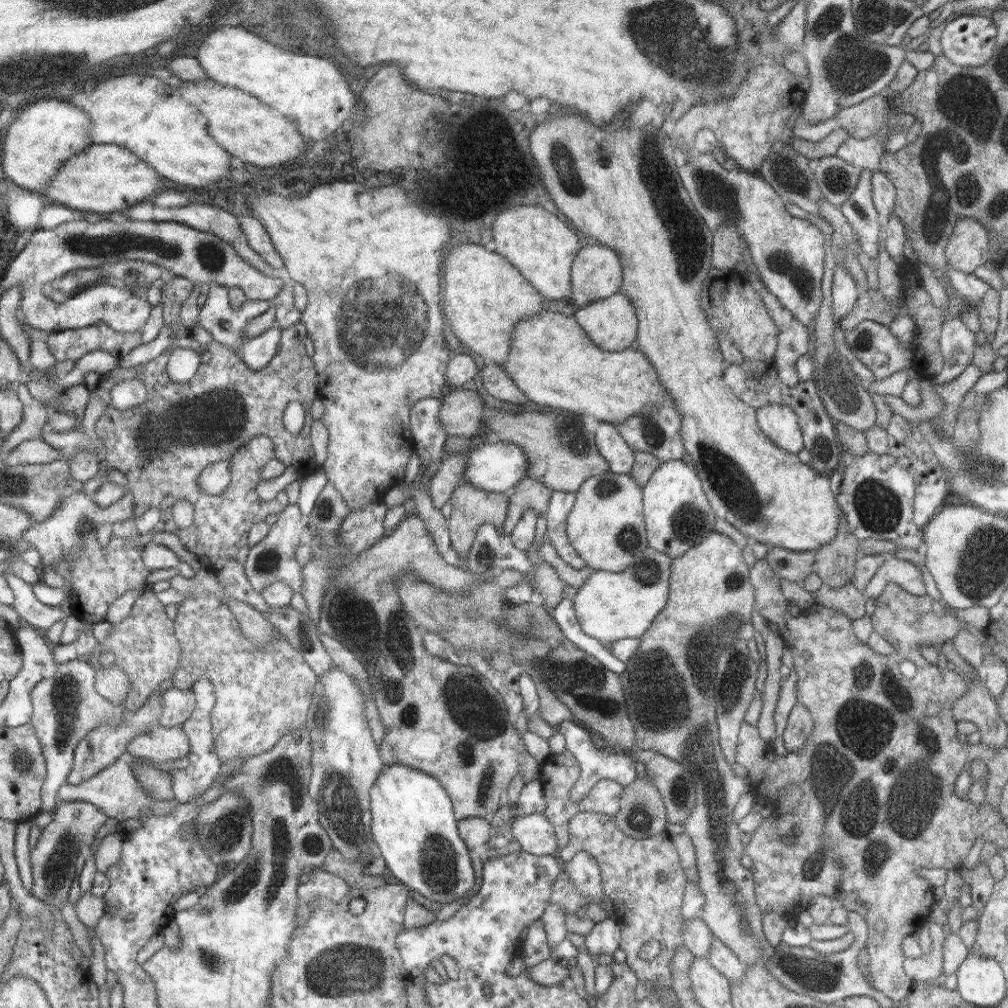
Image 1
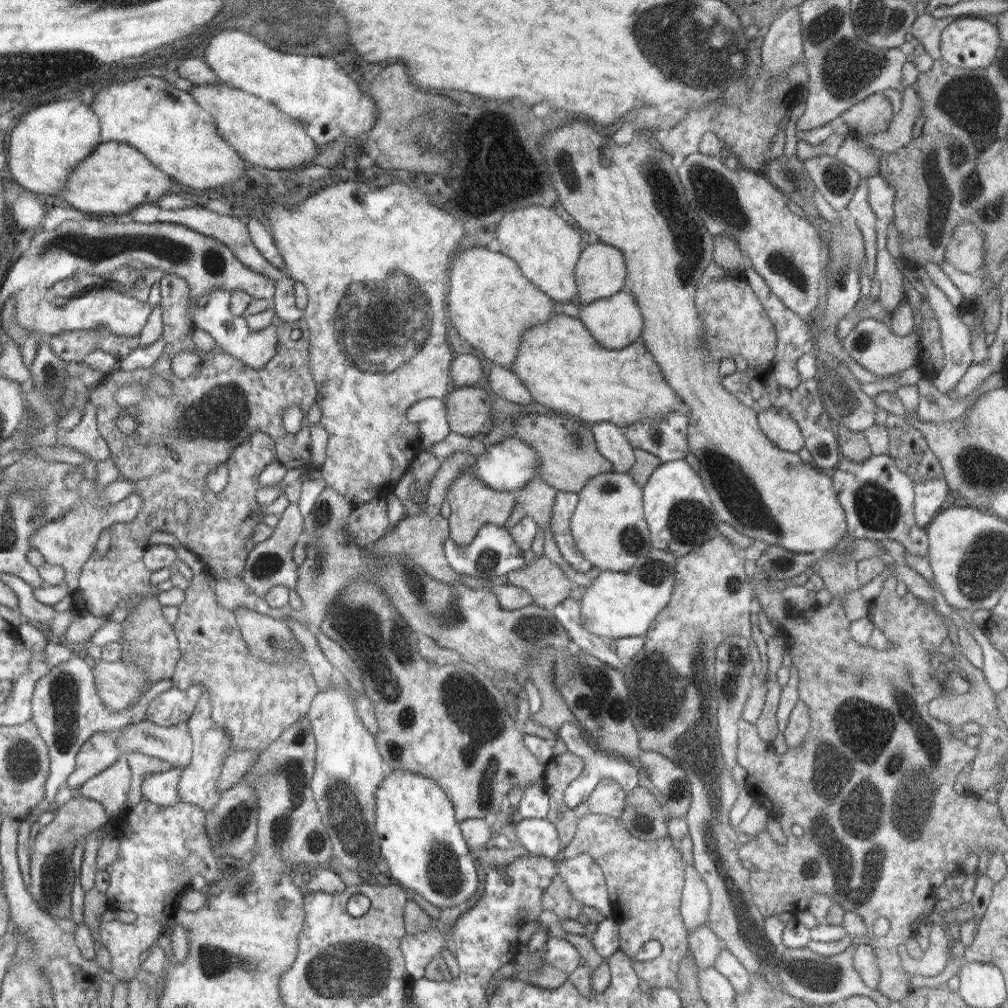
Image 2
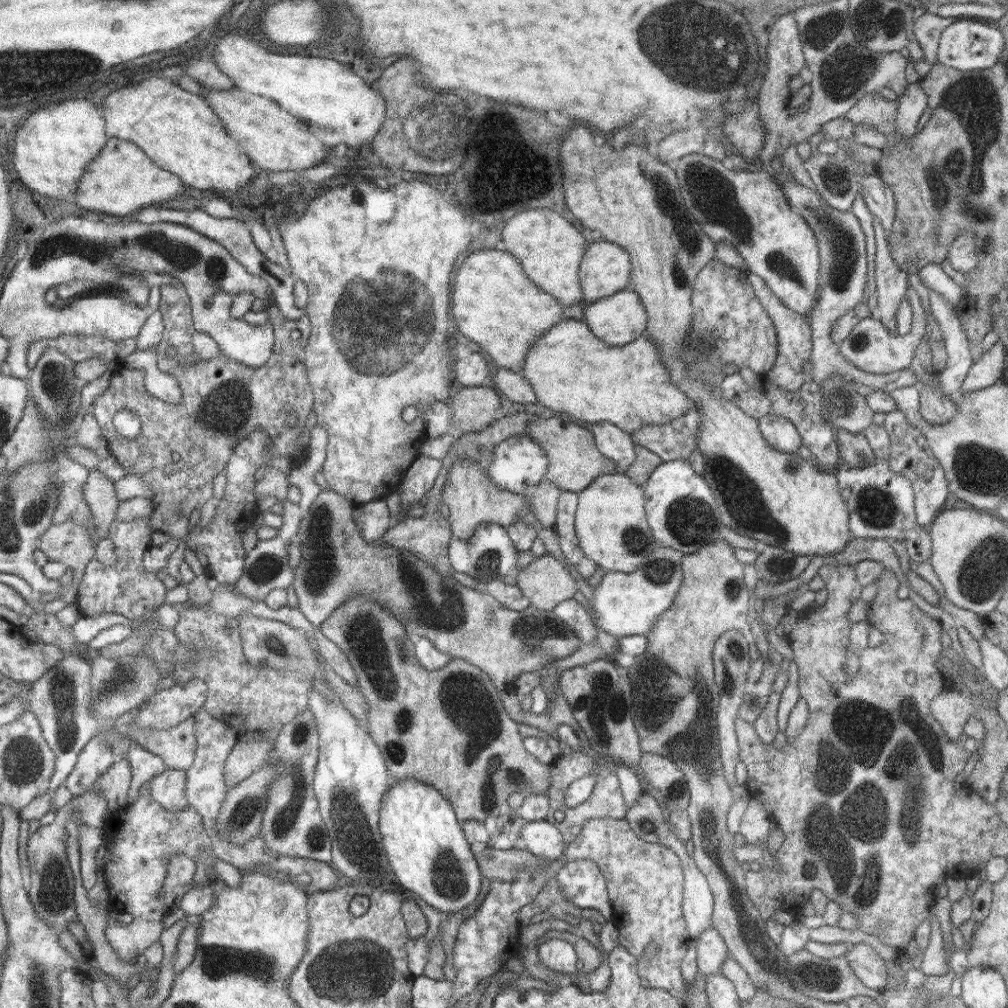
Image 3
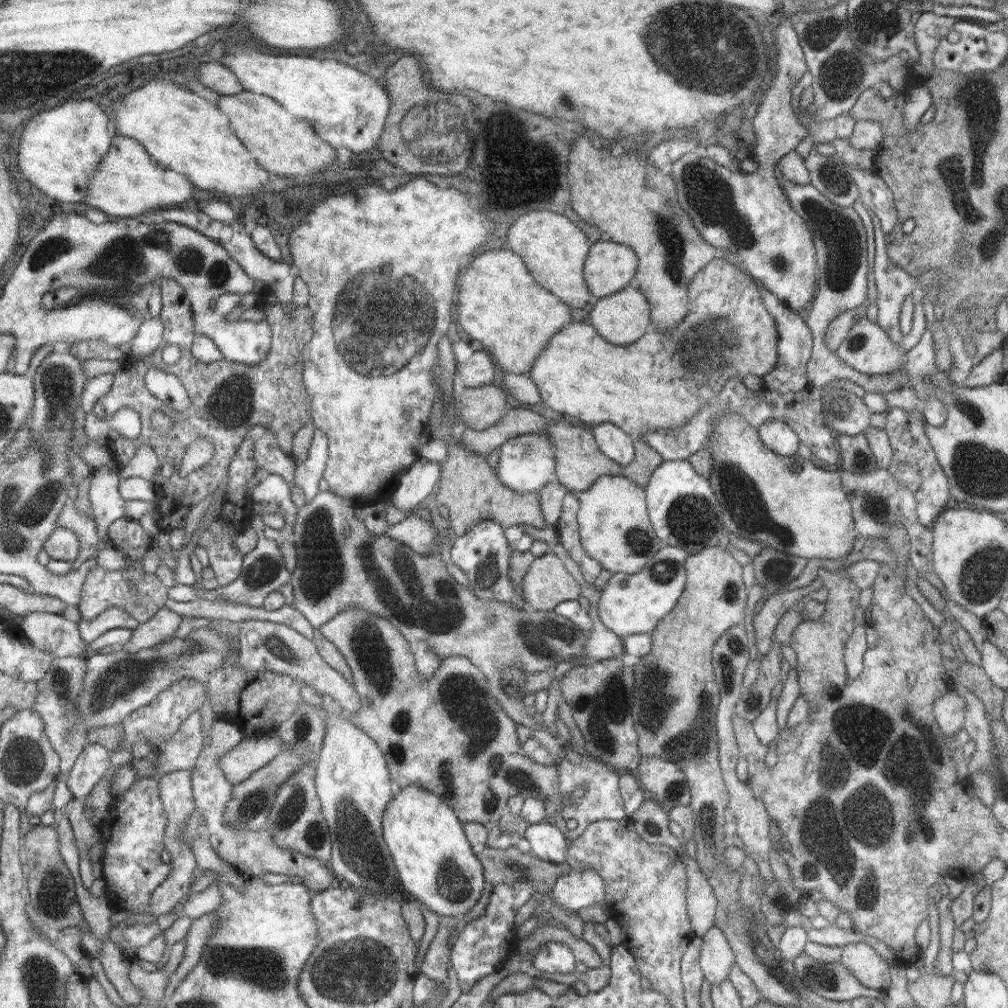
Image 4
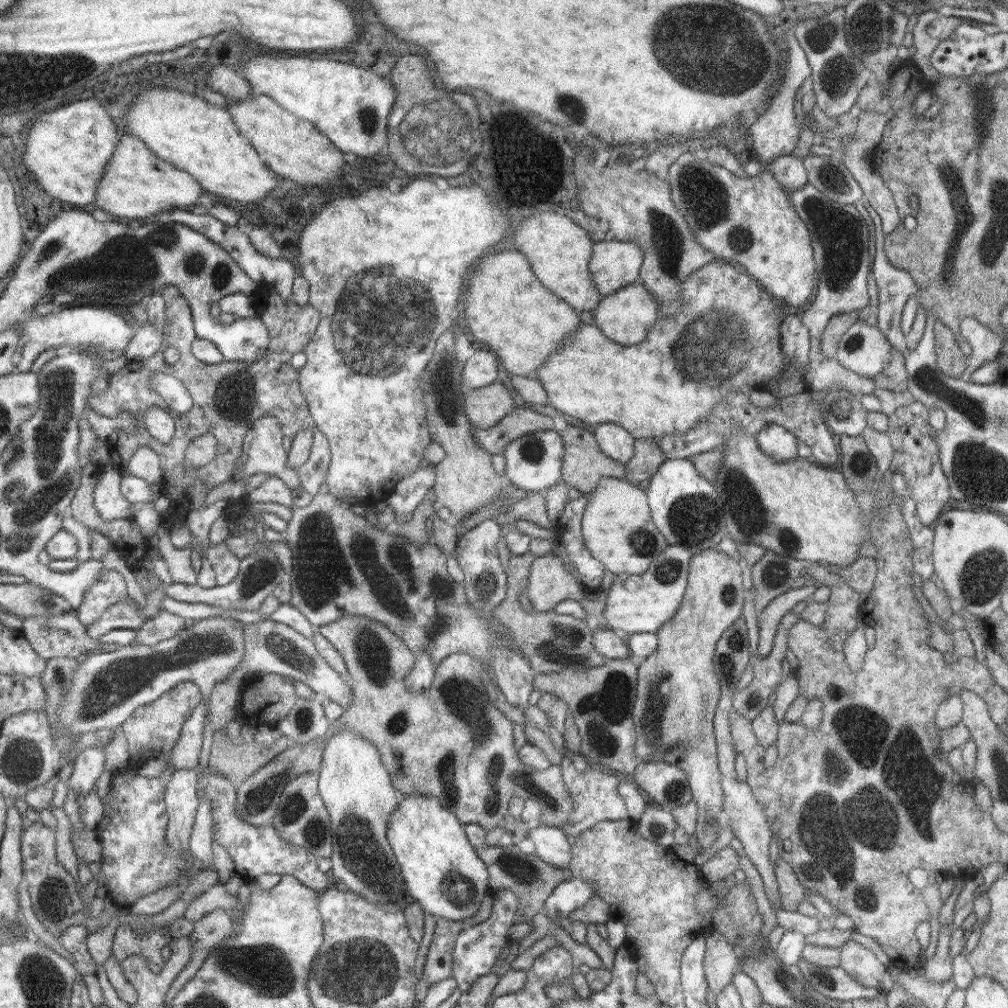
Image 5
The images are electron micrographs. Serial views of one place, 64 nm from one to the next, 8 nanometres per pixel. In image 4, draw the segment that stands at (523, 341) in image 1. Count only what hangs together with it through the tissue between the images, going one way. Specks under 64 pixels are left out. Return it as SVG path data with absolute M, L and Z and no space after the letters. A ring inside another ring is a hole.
M719 256L693 276L687 292L687 316L673 332L667 334L655 328L653 332L643 334L637 342L619 346L605 340L593 324L573 322L549 340L545 352L537 356L531 372L527 372L527 376L537 384L543 404L555 412L561 412L563 418L593 424L591 434L599 452L619 466L627 466L635 460L637 438L651 430L675 430L677 426L685 426L697 412L715 402L715 396L731 378L739 378L741 382L747 374L763 378L779 364L777 324L769 314L759 282L753 276L747 276L739 266Z

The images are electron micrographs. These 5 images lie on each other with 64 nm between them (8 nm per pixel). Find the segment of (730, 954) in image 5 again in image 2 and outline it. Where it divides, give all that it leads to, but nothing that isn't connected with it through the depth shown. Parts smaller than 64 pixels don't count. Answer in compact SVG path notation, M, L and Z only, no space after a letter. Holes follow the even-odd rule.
M705 924L693 932L687 932L687 944L691 950L691 956L695 960L695 964L699 966L699 970L705 968L713 968L719 950L723 948L721 940L715 936L715 932L711 932L711 928Z

